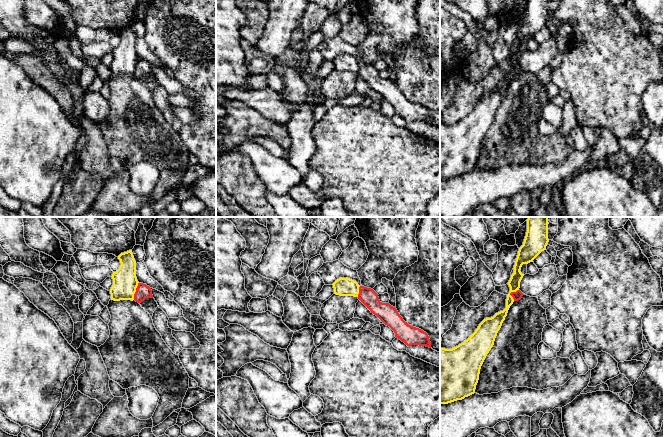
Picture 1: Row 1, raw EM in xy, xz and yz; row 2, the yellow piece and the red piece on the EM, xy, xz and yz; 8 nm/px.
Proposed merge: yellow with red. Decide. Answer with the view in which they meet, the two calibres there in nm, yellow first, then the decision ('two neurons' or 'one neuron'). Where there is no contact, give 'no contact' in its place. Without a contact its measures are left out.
contact in xy; calibres 200 and 120 nm; two neurons

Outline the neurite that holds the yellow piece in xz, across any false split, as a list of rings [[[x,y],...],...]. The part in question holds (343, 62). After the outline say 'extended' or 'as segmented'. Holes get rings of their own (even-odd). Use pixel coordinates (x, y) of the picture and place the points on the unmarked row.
[[[339,54],[332,61],[336,71],[358,73],[360,62],[350,54]]]; as segmented

